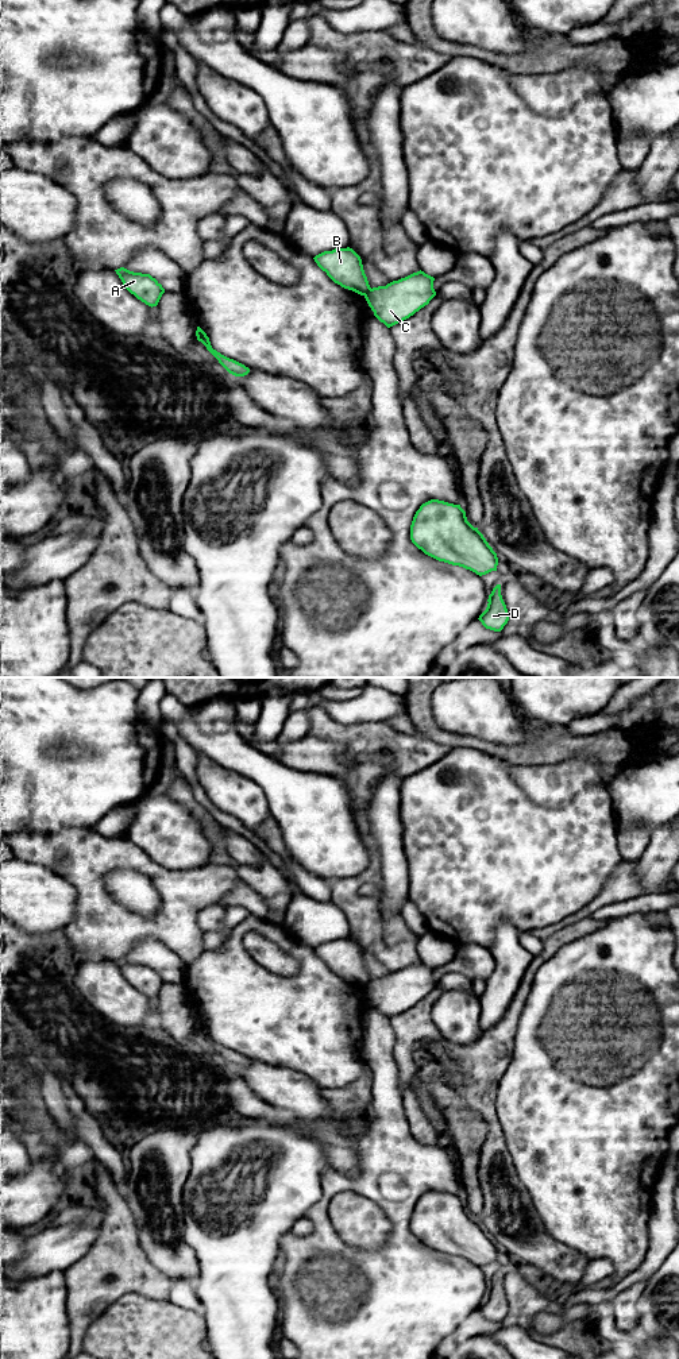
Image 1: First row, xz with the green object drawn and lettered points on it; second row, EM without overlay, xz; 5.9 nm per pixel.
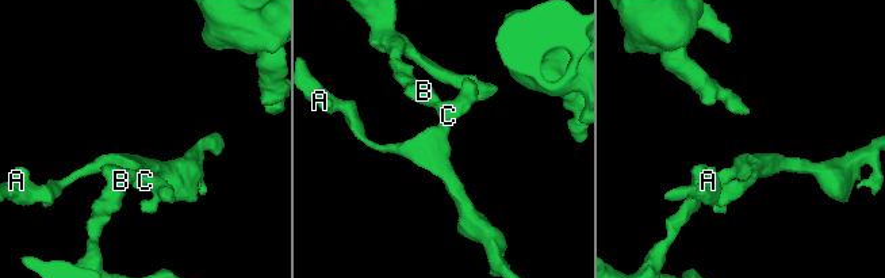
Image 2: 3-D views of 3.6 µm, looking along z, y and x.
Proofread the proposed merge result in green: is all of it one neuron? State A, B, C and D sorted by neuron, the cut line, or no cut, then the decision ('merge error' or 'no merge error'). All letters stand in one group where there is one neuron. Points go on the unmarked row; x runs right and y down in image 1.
A C D / B; cut in xz along (370, 979), (363, 985); merge error

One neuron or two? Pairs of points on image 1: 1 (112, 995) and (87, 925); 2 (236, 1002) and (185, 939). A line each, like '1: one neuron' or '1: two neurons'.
1: two neurons
2: two neurons

